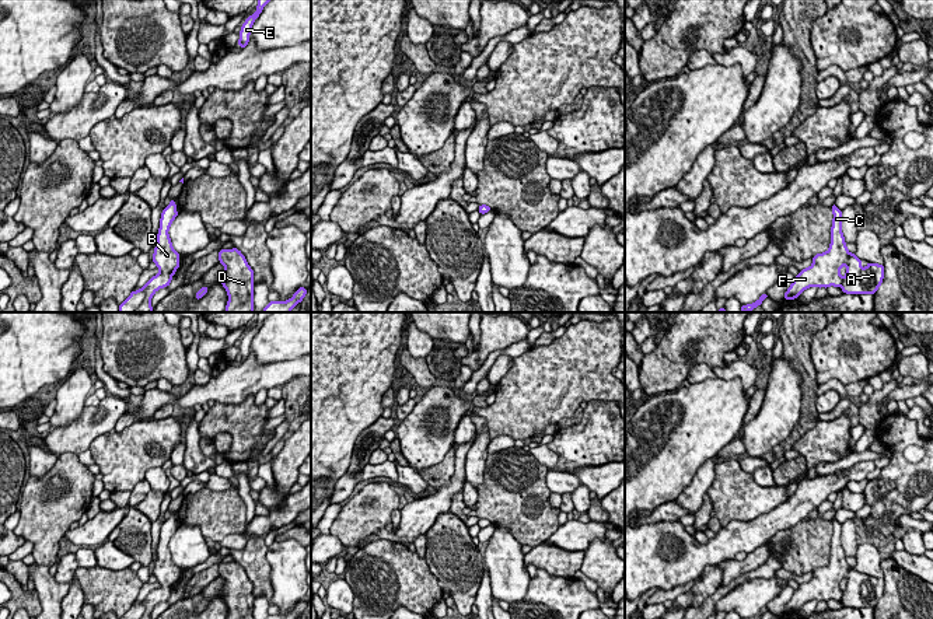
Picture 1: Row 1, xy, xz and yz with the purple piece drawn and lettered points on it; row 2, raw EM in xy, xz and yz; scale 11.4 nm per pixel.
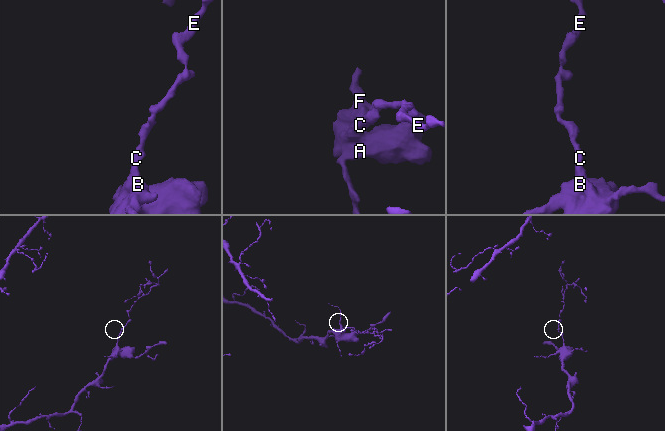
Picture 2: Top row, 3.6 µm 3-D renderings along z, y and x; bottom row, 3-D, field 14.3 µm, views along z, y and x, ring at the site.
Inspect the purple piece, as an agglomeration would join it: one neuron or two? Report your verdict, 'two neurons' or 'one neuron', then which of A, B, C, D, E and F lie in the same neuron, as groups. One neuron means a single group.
one neuron; A B C D E F

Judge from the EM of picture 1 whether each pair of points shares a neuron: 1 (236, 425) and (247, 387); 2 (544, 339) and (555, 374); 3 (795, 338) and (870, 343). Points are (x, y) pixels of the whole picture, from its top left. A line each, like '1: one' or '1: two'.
1: two
2: two
3: two

